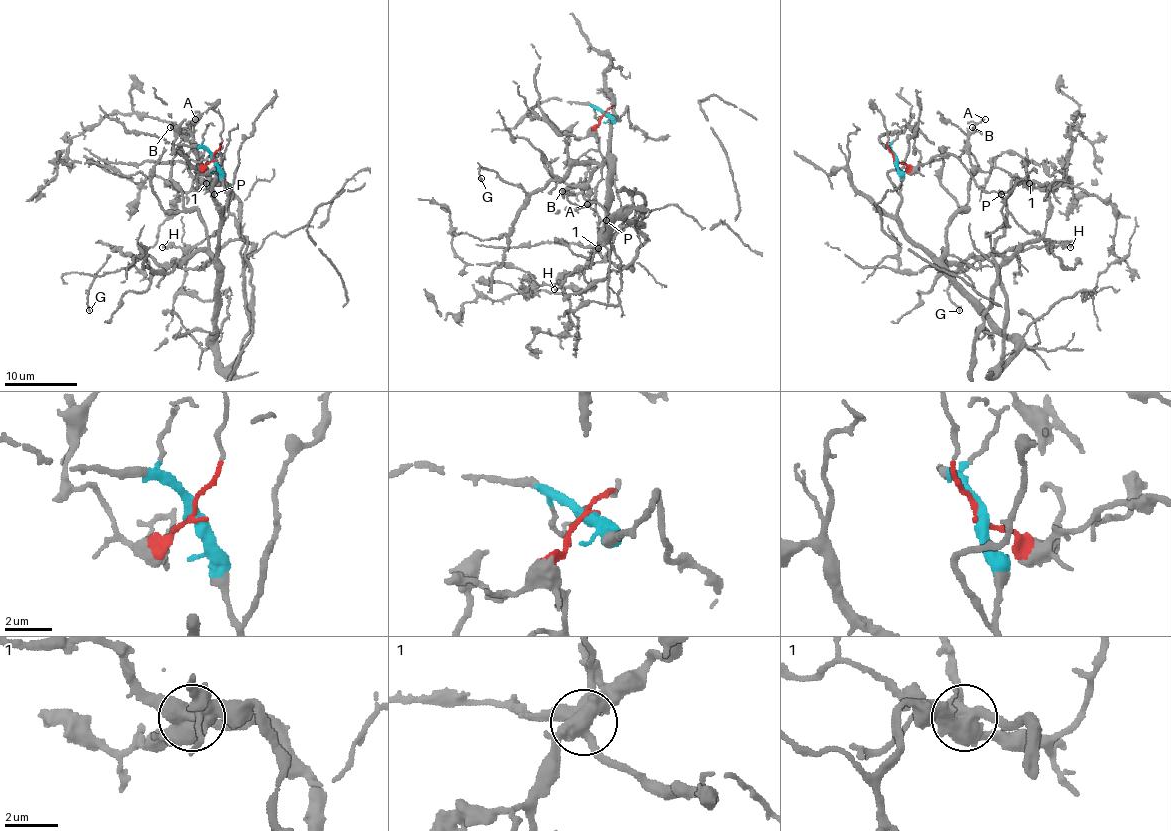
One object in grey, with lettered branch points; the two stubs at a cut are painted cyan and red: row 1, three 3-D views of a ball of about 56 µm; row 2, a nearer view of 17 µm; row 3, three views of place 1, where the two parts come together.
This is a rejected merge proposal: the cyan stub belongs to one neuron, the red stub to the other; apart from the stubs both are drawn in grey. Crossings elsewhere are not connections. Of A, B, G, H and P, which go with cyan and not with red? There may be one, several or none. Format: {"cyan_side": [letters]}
{"cyan_side": ["G", "P"]}

